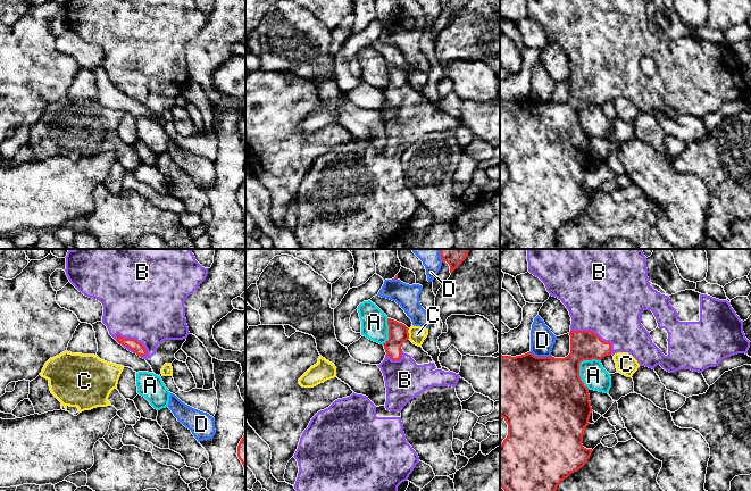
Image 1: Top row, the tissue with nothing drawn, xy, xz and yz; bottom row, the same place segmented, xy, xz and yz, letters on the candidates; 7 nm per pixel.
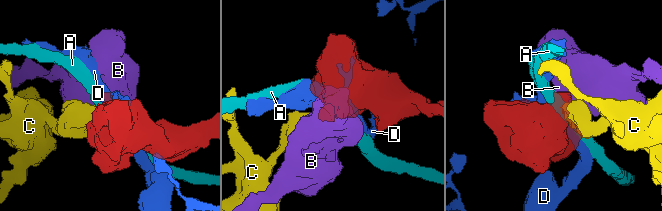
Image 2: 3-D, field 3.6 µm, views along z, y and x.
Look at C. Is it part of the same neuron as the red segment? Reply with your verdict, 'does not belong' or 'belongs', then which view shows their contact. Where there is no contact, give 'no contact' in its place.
does not belong | xz

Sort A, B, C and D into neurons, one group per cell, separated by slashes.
A / B / C / D

